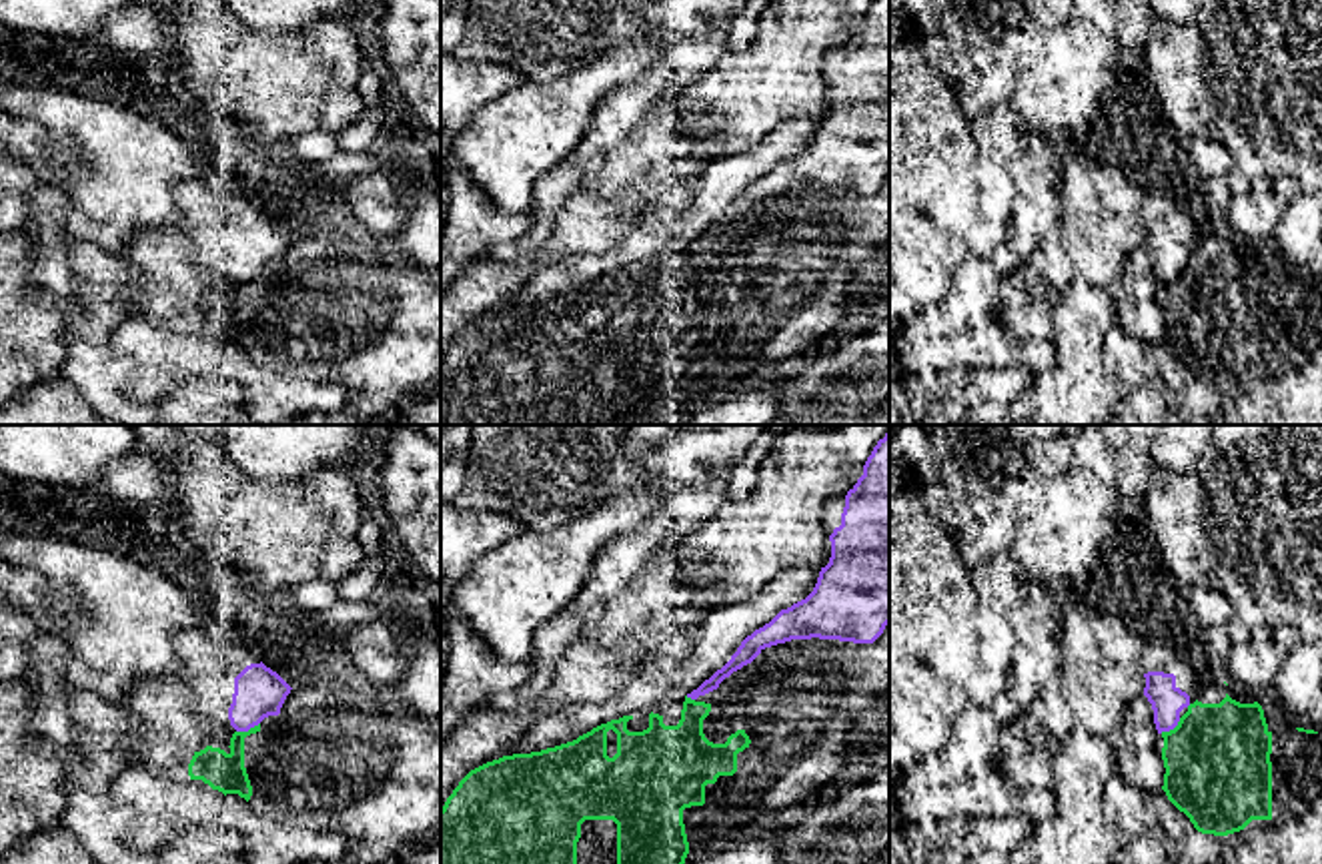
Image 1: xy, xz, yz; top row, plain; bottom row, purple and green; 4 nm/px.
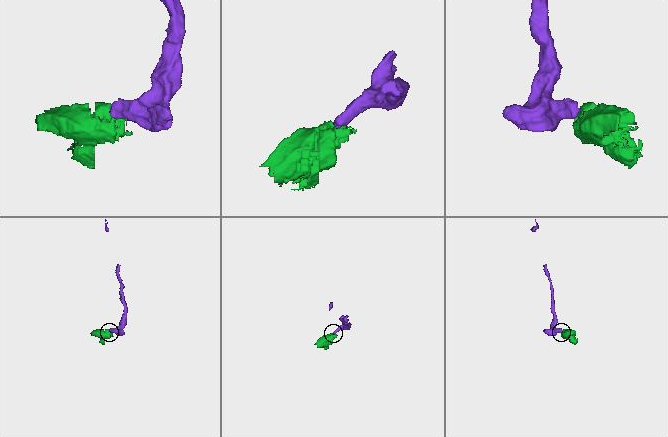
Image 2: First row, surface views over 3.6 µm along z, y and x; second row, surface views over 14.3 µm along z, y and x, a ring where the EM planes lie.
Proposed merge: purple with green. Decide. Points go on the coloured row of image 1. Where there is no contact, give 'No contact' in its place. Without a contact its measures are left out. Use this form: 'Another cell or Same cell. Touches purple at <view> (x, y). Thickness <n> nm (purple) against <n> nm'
Another cell. Touches purple at xy (247, 730). Thickness 200 nm (purple) against 160 nm

